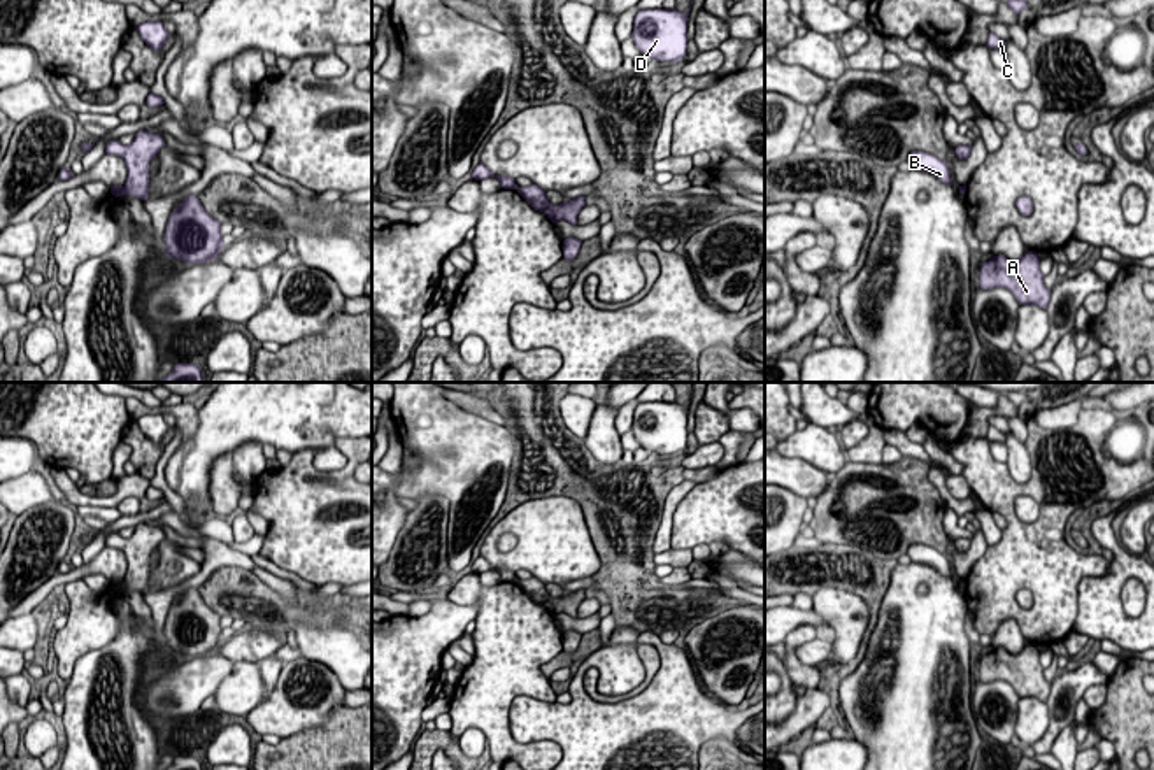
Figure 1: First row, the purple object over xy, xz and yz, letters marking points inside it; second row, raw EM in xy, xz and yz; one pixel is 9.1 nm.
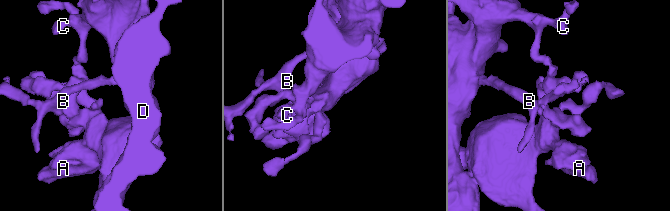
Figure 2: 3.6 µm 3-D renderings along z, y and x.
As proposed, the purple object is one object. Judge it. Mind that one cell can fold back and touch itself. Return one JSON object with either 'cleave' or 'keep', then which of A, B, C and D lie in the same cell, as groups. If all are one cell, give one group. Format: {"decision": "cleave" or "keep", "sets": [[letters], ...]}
{"decision": "cleave", "sets": [["A"], ["B", "C", "D"]]}

